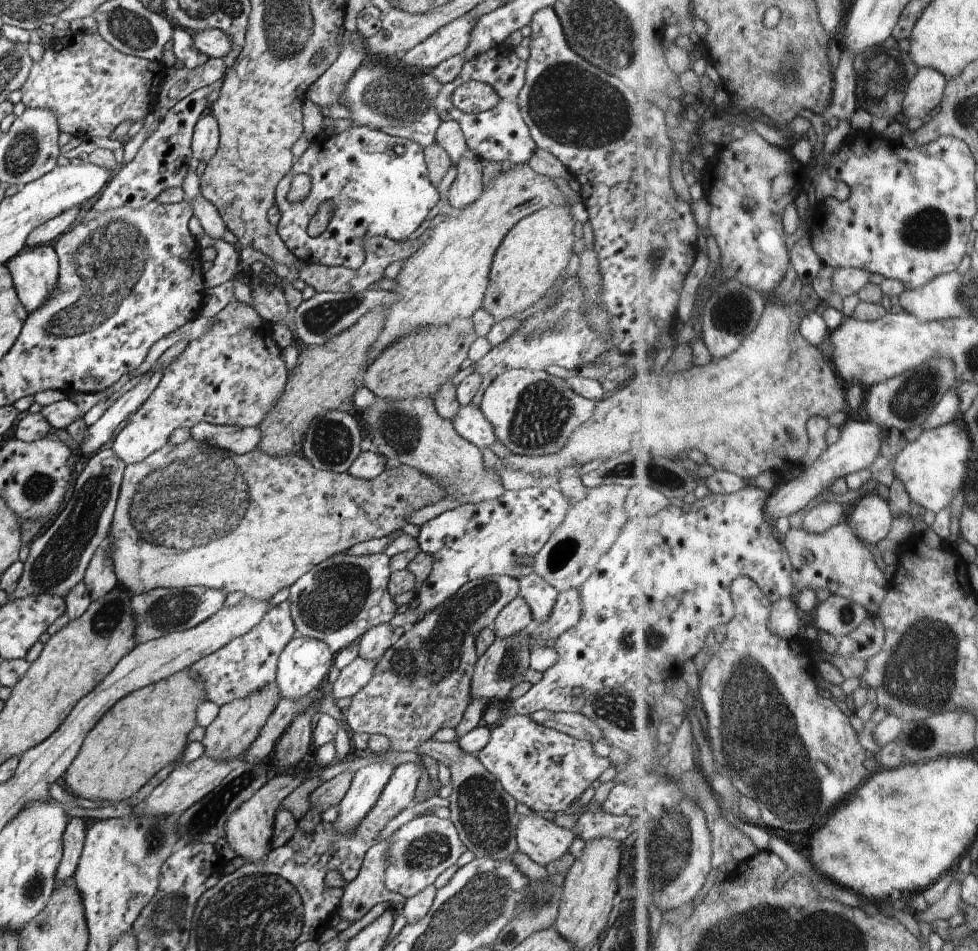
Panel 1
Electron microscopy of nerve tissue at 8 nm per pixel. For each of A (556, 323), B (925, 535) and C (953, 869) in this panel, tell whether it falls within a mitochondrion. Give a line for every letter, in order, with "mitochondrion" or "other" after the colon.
A: mitochondrion
B: other
C: other

